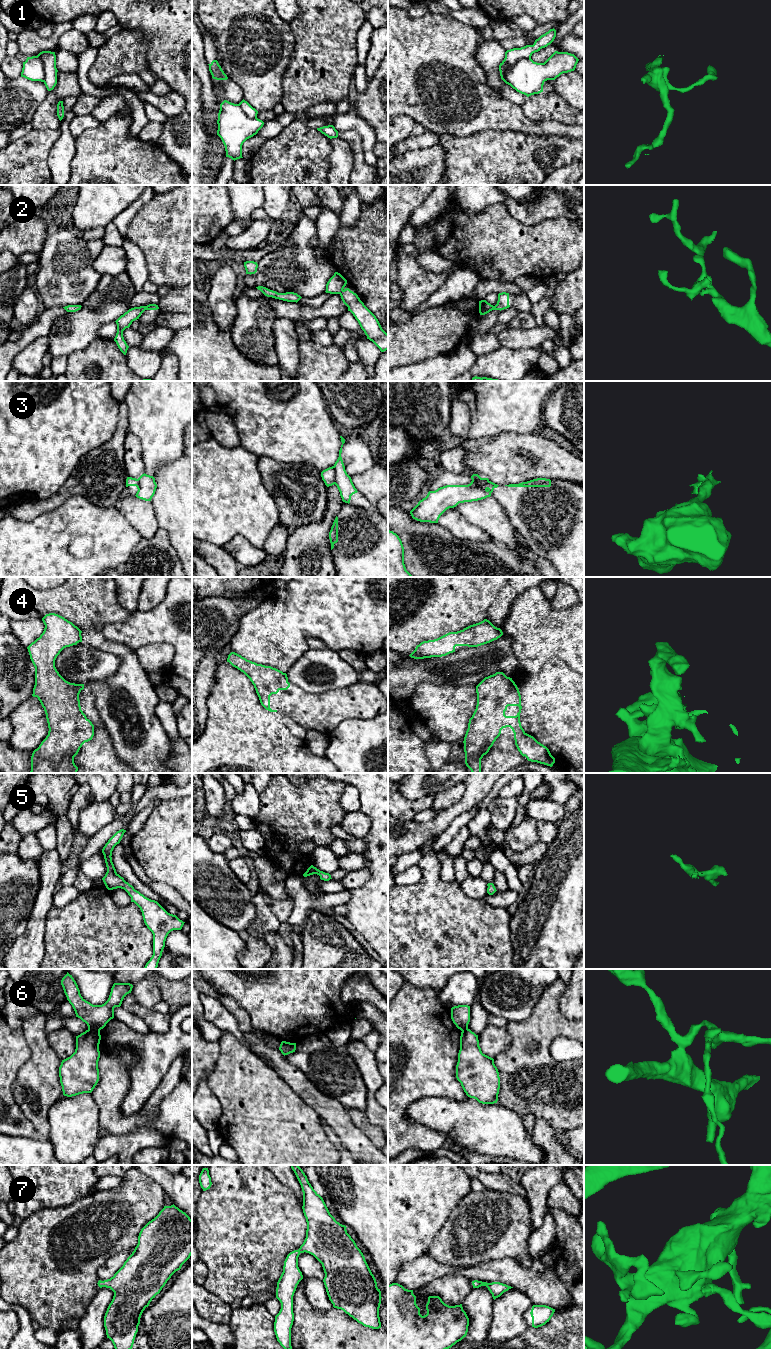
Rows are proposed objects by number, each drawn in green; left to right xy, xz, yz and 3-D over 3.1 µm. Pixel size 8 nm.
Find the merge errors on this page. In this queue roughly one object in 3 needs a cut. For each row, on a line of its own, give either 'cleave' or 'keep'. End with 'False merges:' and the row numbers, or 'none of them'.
1: cleave
2: cleave
3: cleave
4: keep
5: keep
6: cleave
7: keep
False merges: 1, 2, 3, 6

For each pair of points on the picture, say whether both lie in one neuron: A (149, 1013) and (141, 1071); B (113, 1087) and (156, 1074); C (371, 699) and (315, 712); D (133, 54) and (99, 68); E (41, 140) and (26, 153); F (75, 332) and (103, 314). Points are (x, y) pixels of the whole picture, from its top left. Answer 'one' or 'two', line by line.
A: two
B: two
C: one
D: one
E: one
F: one

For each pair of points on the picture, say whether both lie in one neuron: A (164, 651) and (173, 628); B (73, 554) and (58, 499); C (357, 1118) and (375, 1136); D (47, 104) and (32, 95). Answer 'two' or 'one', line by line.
A: two
B: two
C: one
D: two

